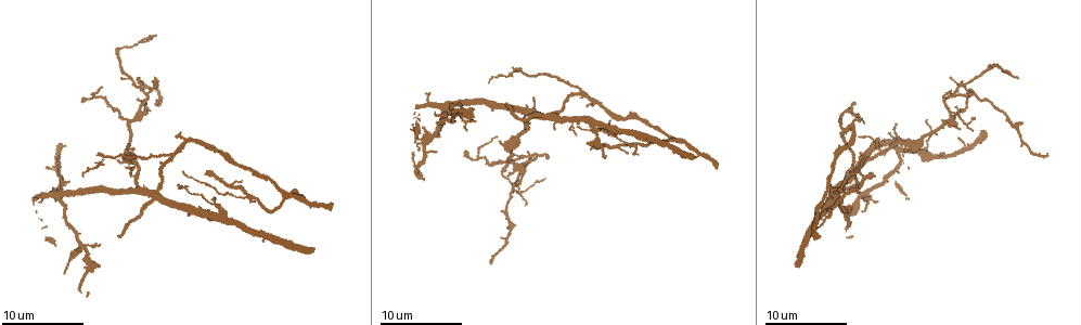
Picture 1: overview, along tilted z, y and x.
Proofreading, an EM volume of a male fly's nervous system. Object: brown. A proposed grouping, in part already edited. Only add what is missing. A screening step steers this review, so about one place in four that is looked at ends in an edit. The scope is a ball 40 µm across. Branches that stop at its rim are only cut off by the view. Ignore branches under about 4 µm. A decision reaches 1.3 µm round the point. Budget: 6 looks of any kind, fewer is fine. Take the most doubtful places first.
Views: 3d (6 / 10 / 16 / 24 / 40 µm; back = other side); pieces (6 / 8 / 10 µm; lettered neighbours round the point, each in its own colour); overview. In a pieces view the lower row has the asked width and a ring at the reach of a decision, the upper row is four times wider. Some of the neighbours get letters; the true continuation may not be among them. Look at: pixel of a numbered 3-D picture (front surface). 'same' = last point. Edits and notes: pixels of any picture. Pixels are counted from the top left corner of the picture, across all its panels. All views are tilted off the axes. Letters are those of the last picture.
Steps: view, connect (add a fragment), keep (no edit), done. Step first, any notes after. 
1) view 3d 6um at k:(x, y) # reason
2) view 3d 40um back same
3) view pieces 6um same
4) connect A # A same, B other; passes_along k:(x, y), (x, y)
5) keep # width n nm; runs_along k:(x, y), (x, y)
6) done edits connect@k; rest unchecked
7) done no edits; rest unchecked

view pieces 6um at 1:(509, 105) # branch stops here

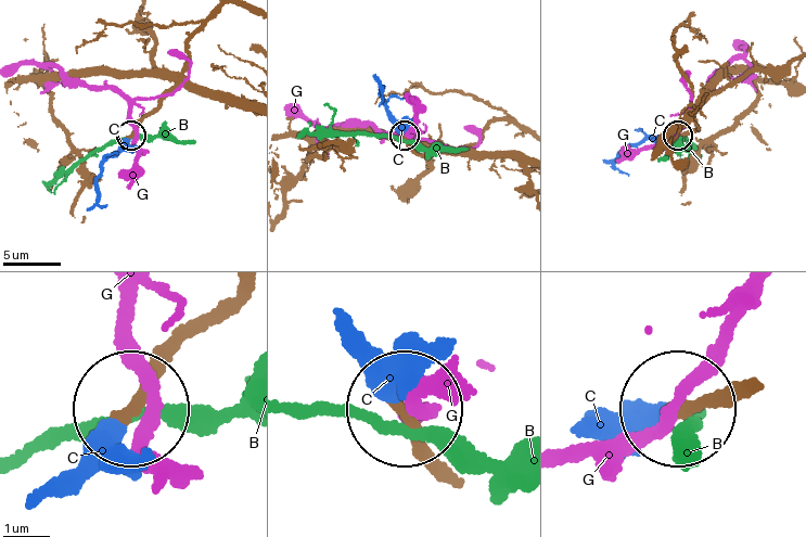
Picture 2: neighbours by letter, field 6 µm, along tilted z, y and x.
connect C # width 230 nm; B other, C same, G other; it goes on there

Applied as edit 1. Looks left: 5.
view pieces 6um at 1:(205, 176)

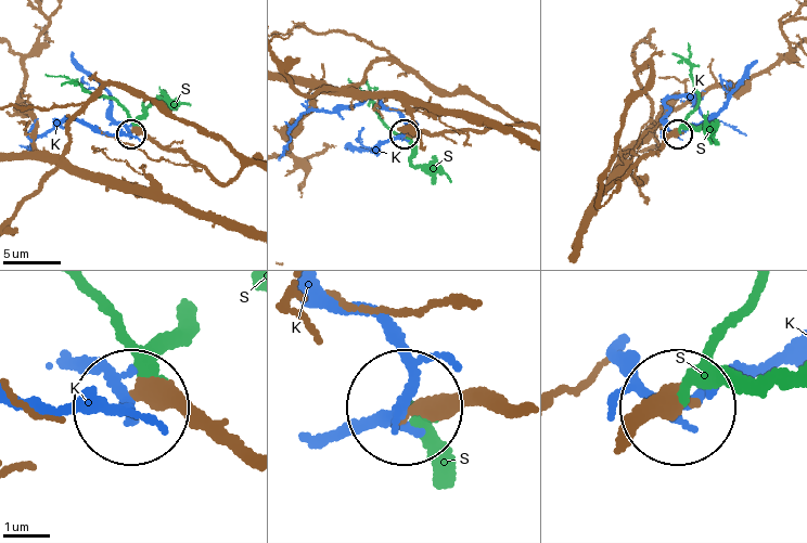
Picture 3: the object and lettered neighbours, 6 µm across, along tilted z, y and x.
connect S # width 360 nm; K other, S same; passes_along 3:(235, 447), (141, 375), (79, 288); the neuron continues

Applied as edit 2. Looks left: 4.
view pieces 8um at 1:(155, 78) # tapers out

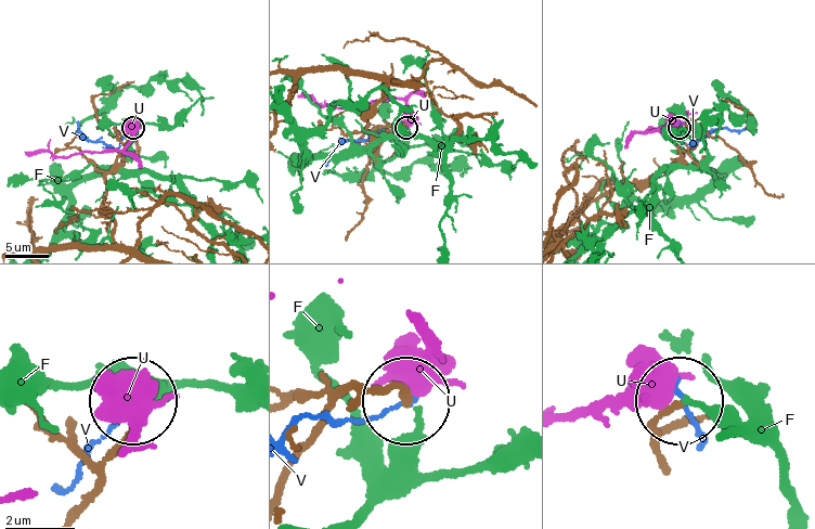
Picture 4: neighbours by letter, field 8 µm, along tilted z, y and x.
keep # F other, U other, V other; runs_along 4:(658, 452), (655, 422), (677, 405); none of them fits

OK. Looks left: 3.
done edits connect@2, connect@3; rest unchecked

